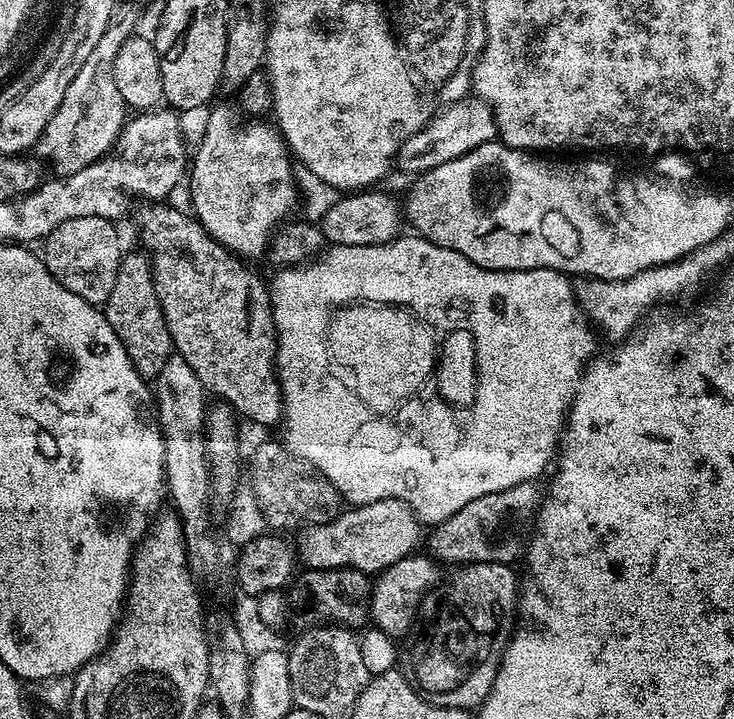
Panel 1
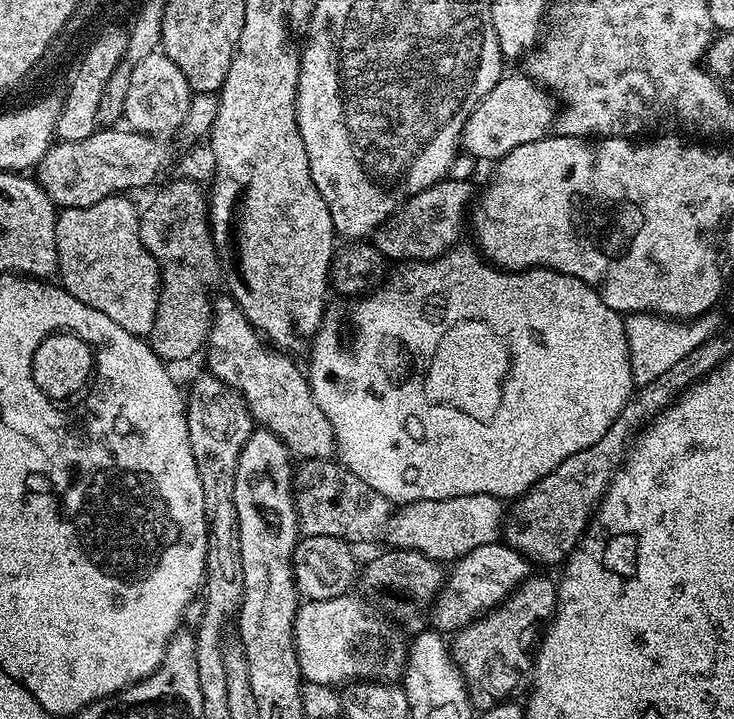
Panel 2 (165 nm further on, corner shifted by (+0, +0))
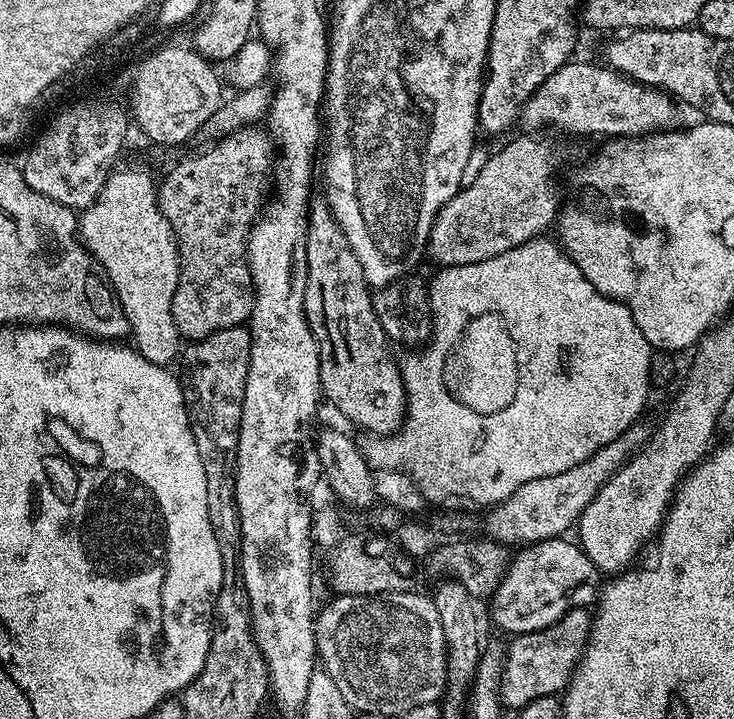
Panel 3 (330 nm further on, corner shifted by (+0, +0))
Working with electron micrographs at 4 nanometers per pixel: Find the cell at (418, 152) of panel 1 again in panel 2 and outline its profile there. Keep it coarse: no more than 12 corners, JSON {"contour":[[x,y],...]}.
{"contour":[[501,75],[470,114],[463,151],[501,160],[553,131],[553,93]]}

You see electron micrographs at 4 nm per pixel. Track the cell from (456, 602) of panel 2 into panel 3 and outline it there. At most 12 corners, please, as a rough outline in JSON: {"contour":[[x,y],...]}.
{"contour":[[568,538],[521,547],[490,597],[513,637],[591,609],[601,569]]}

